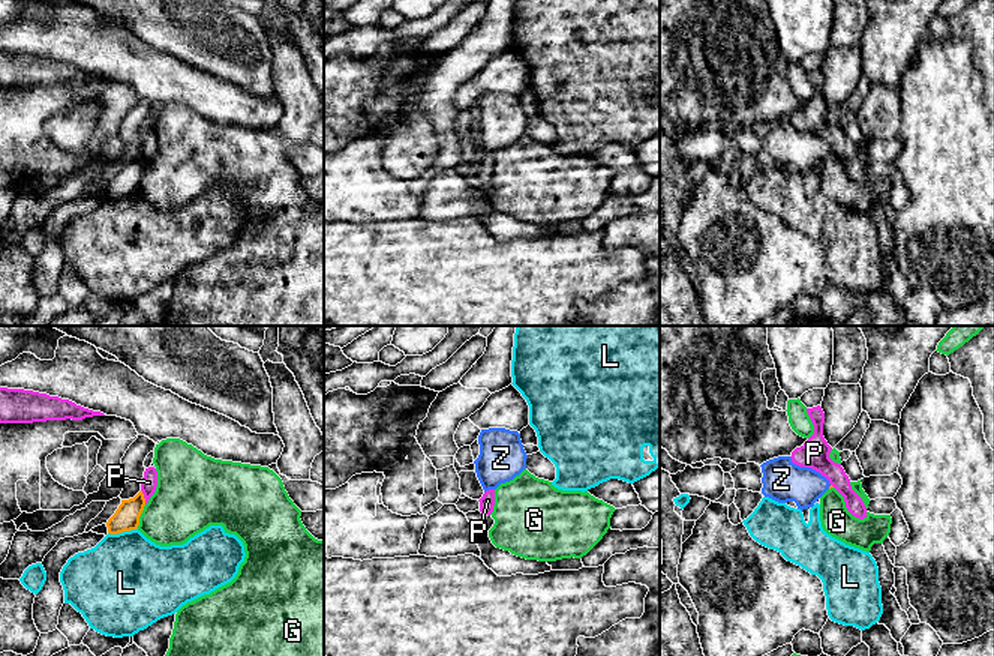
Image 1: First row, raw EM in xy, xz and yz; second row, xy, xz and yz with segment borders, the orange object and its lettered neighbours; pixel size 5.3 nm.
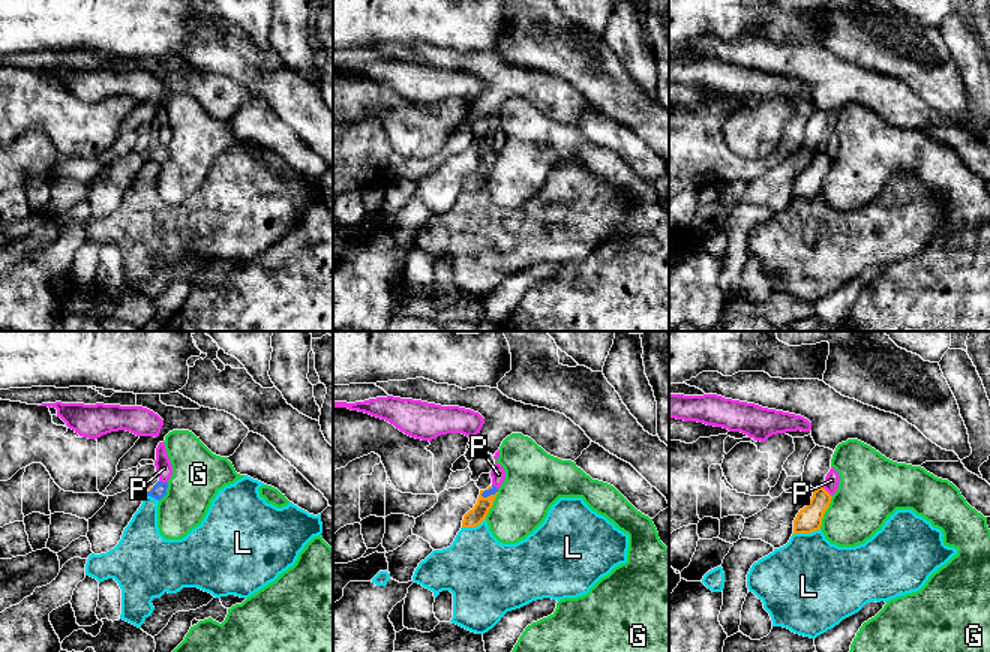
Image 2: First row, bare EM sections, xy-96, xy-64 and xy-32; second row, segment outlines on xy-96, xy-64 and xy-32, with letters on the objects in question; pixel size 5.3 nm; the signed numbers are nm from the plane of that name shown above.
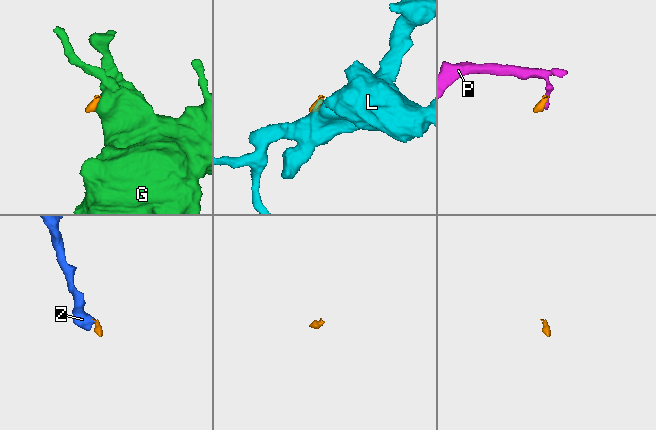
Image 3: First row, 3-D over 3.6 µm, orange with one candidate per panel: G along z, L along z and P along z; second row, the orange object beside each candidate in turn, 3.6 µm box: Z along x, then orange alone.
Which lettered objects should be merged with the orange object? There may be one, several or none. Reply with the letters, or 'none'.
Z

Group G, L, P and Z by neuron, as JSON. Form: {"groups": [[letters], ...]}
{"groups": [["G"], ["L"], ["P"], ["Z"]]}

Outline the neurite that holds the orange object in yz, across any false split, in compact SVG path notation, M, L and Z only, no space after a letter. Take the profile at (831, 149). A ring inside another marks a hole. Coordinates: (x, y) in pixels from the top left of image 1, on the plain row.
M778 120L762 129L762 158L778 167L795 165L798 173L813 171L831 152L829 144L810 131L799 131L790 120Z

